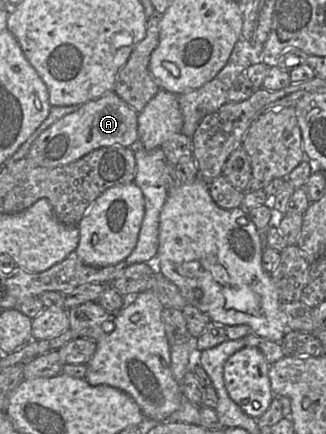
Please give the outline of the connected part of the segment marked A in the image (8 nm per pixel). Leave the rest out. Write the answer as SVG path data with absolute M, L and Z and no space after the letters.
M111 91L98 99L82 104L76 111L65 115L49 126L33 142L26 157L38 166L54 168L75 162L96 149L114 145L130 147L138 140L138 113L122 100L115 91Z

